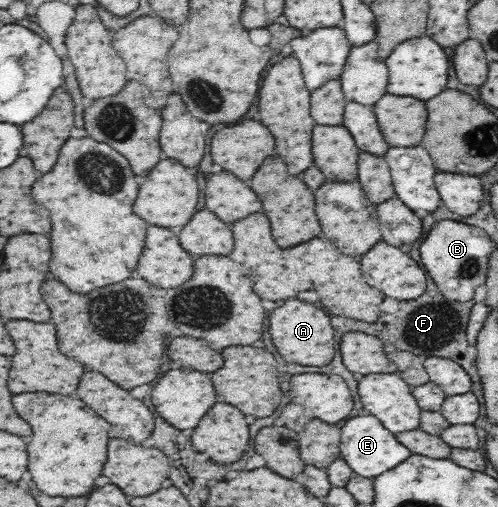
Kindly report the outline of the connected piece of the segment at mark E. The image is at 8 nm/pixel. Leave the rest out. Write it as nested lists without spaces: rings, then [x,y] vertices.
[[[353,417],[346,421],[342,427],[340,451],[341,457],[346,459],[346,463],[353,469],[354,473],[362,477],[376,477],[388,469],[394,469],[398,463],[408,459],[412,451],[408,451],[404,445],[396,441],[396,437],[382,427],[382,423],[374,417]]]

